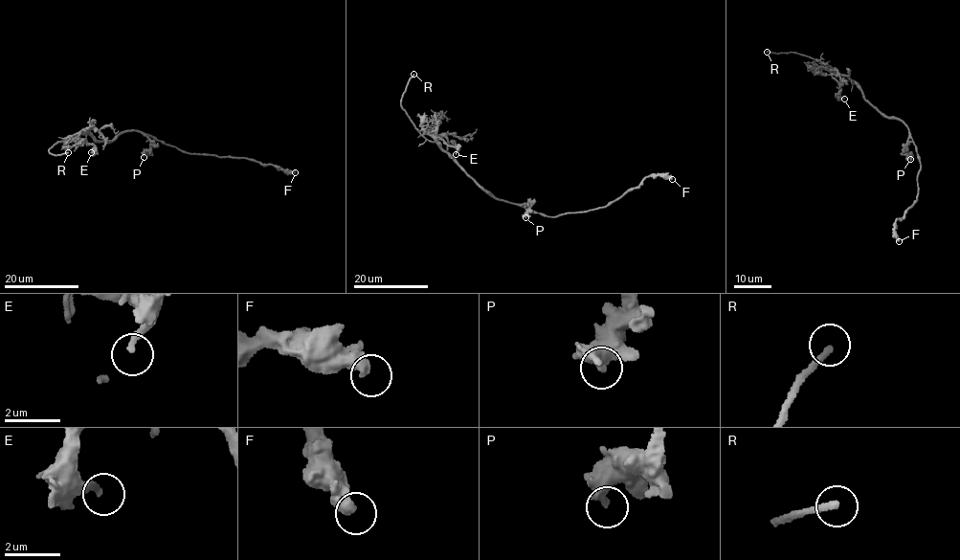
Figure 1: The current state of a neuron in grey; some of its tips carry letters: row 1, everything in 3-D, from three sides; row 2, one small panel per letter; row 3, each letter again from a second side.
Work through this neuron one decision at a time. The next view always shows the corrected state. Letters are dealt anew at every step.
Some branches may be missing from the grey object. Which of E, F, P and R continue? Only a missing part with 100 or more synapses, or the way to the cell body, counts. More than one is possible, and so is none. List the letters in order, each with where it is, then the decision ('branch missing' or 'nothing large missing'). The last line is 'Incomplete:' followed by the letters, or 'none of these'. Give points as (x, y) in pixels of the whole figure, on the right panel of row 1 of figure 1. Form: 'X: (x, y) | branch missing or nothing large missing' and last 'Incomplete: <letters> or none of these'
E: (844, 99) | nothing large missing
F: (899, 241) | nothing large missing
P: (910, 159) | nothing large missing
R: (767, 52) | branch missing
Incomplete: R

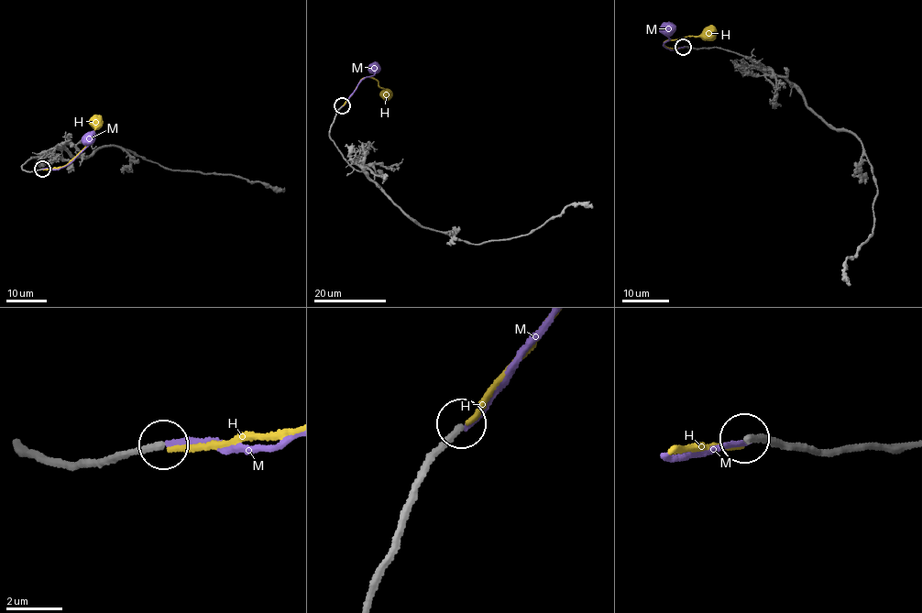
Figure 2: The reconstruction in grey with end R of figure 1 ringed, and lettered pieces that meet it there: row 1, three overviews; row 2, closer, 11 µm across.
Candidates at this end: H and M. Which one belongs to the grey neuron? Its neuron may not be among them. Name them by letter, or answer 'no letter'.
no letter

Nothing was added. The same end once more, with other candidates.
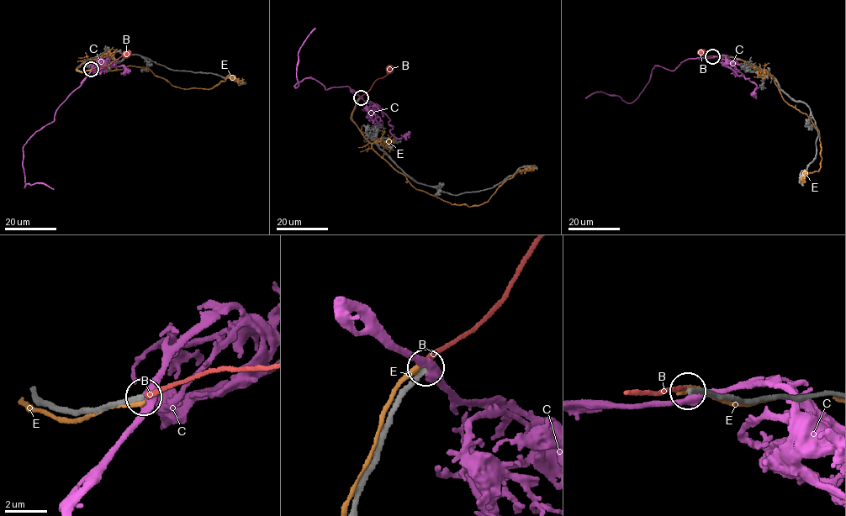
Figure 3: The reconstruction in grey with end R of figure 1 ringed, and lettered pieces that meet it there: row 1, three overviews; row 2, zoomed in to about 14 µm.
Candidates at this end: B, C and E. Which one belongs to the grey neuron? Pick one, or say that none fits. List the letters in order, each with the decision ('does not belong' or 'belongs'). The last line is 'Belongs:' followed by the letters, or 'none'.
B: does not belong
C: does not belong
E: does not belong
Belongs: none

